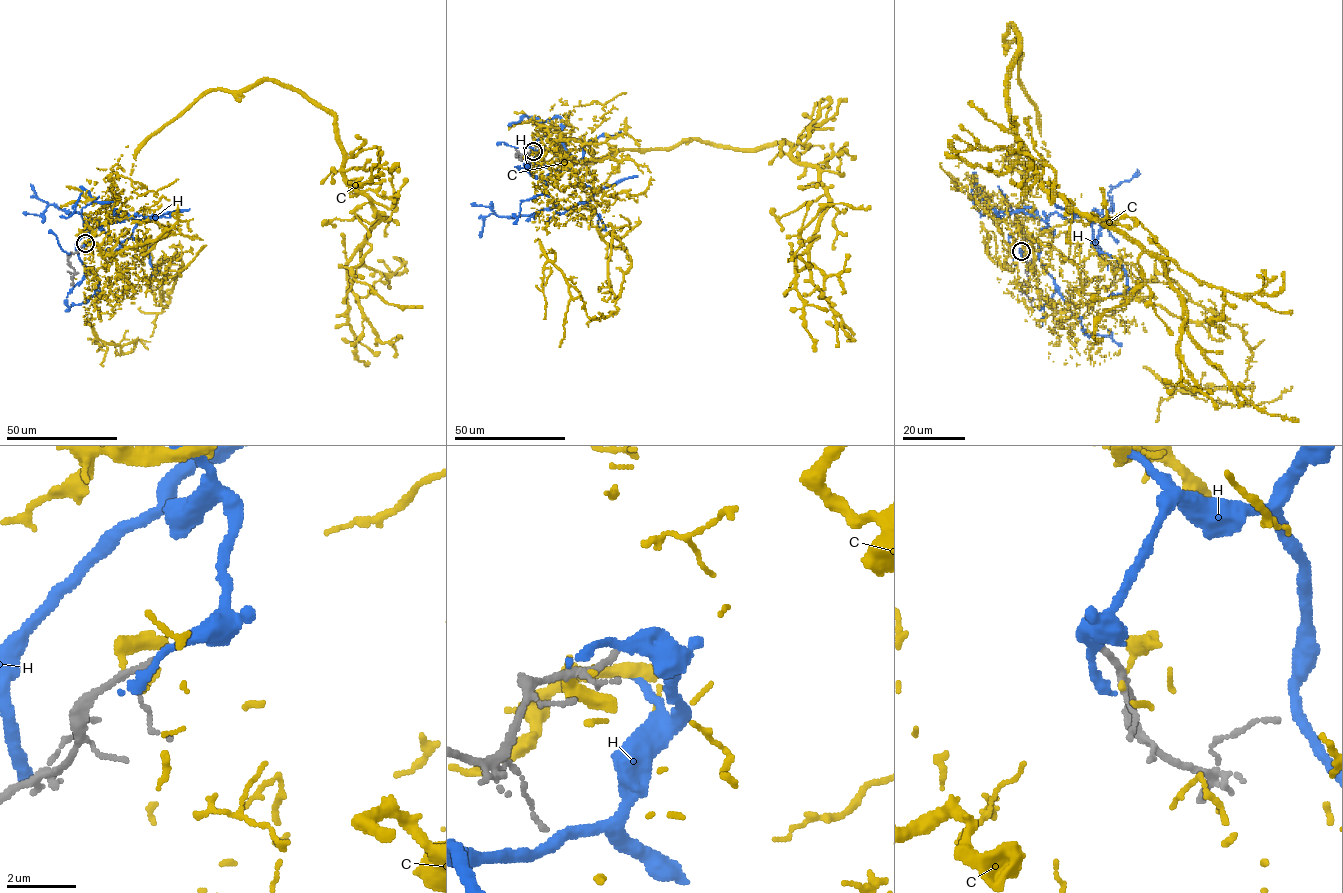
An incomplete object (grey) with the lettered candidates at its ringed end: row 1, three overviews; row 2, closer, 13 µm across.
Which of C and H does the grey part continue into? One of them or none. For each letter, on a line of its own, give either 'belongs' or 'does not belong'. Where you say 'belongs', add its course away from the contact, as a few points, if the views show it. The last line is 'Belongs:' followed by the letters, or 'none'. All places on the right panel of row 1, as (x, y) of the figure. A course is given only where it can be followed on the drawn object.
C: does not belong
H: does not belong
Belongs: none

